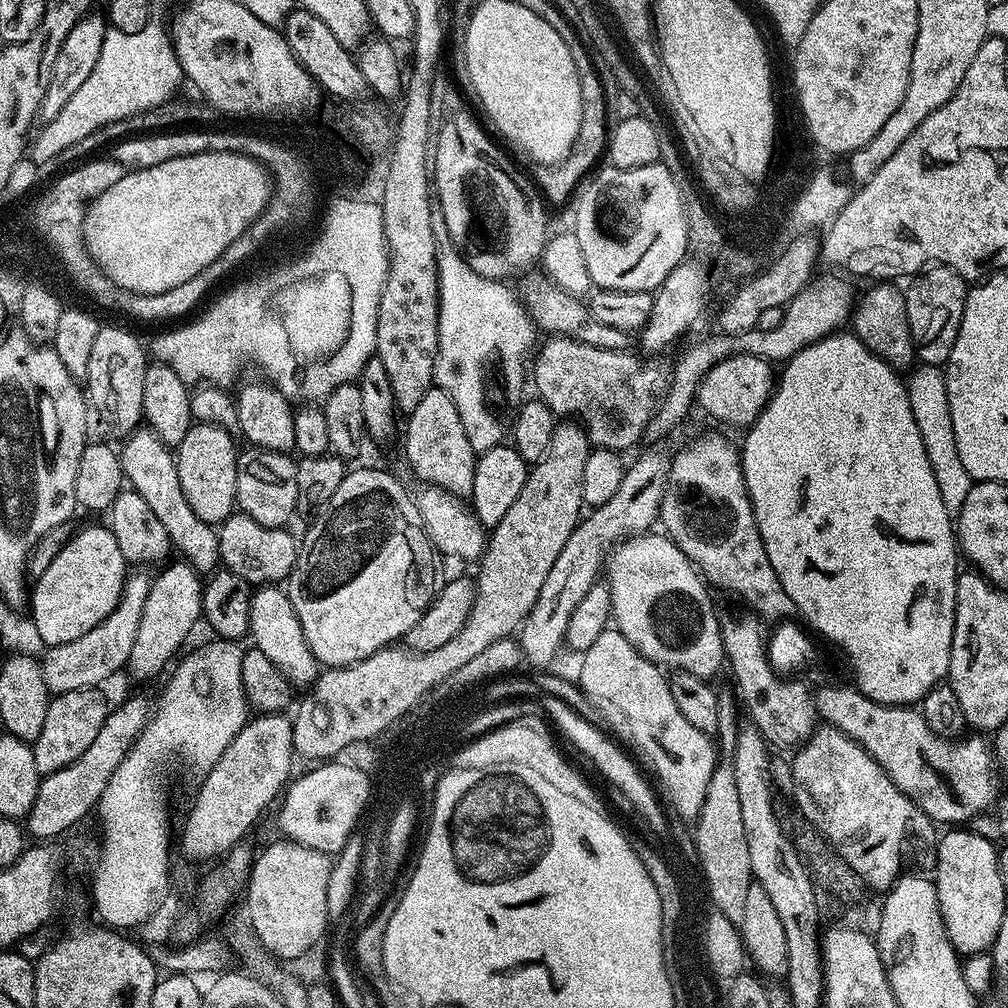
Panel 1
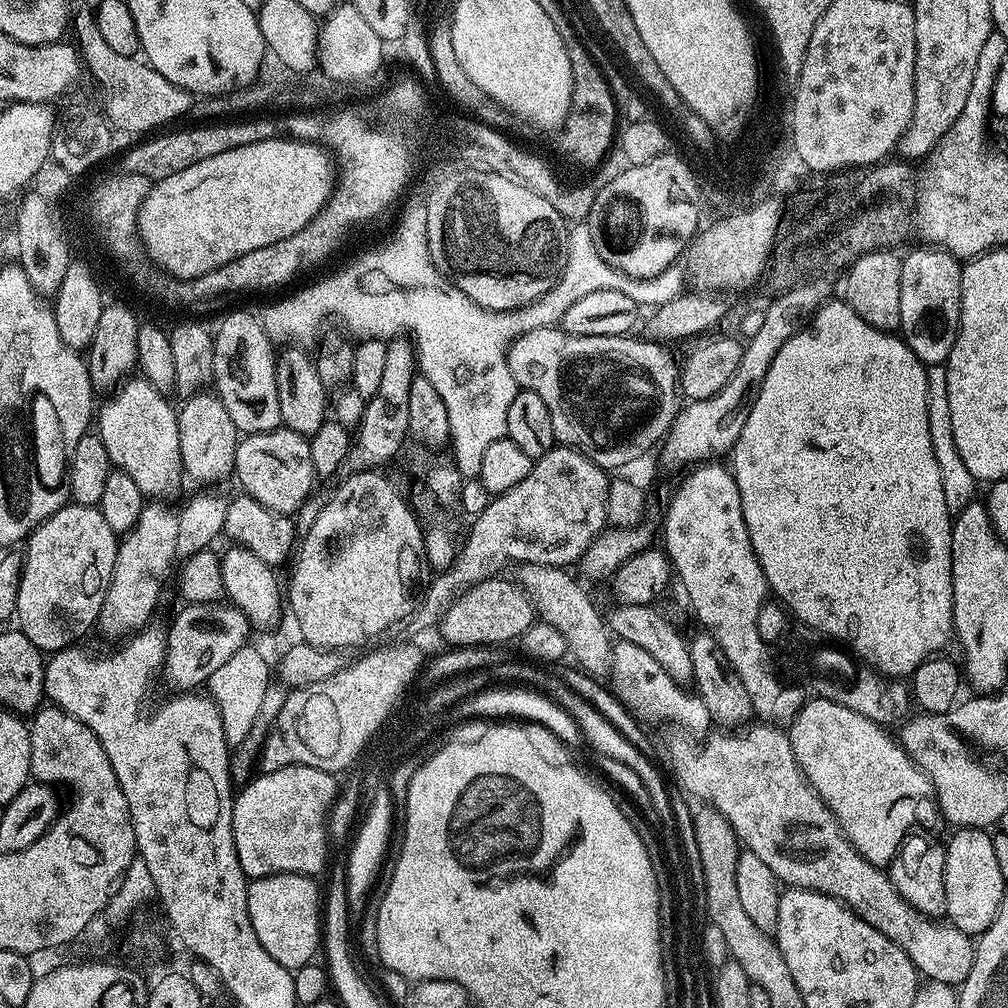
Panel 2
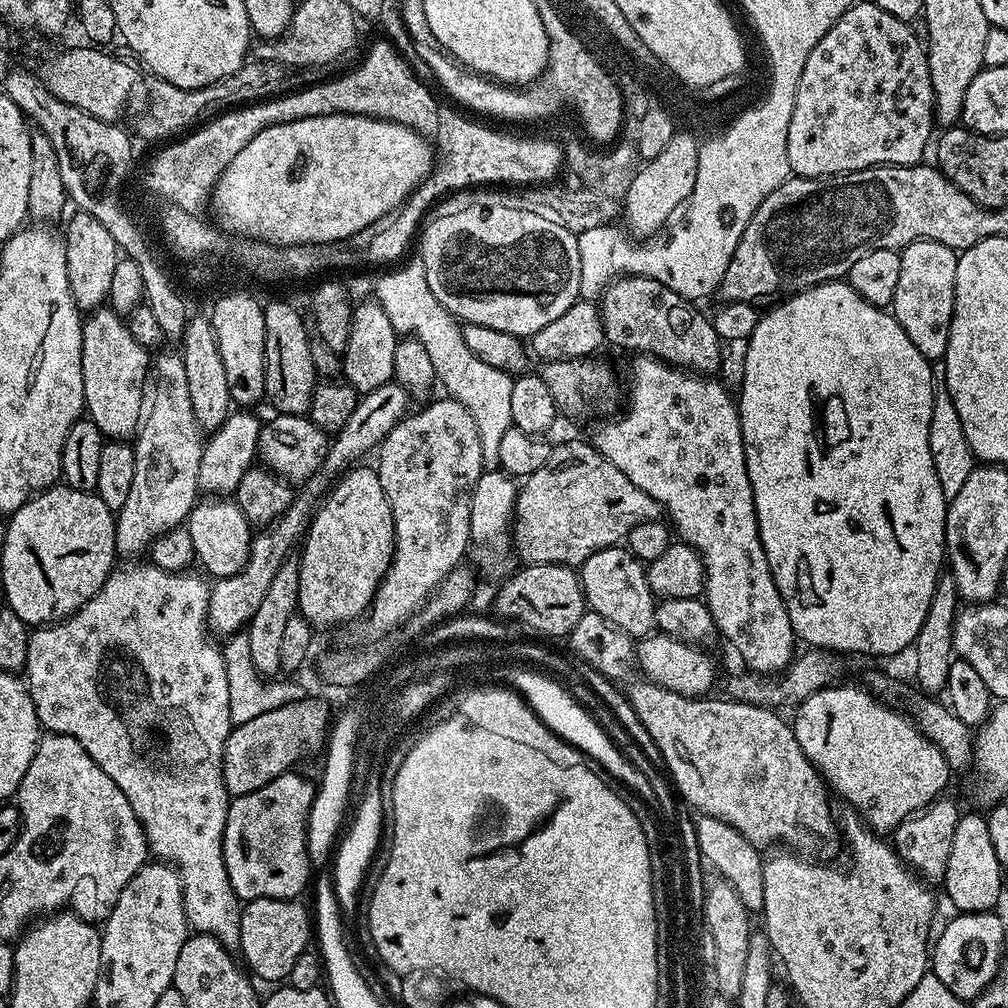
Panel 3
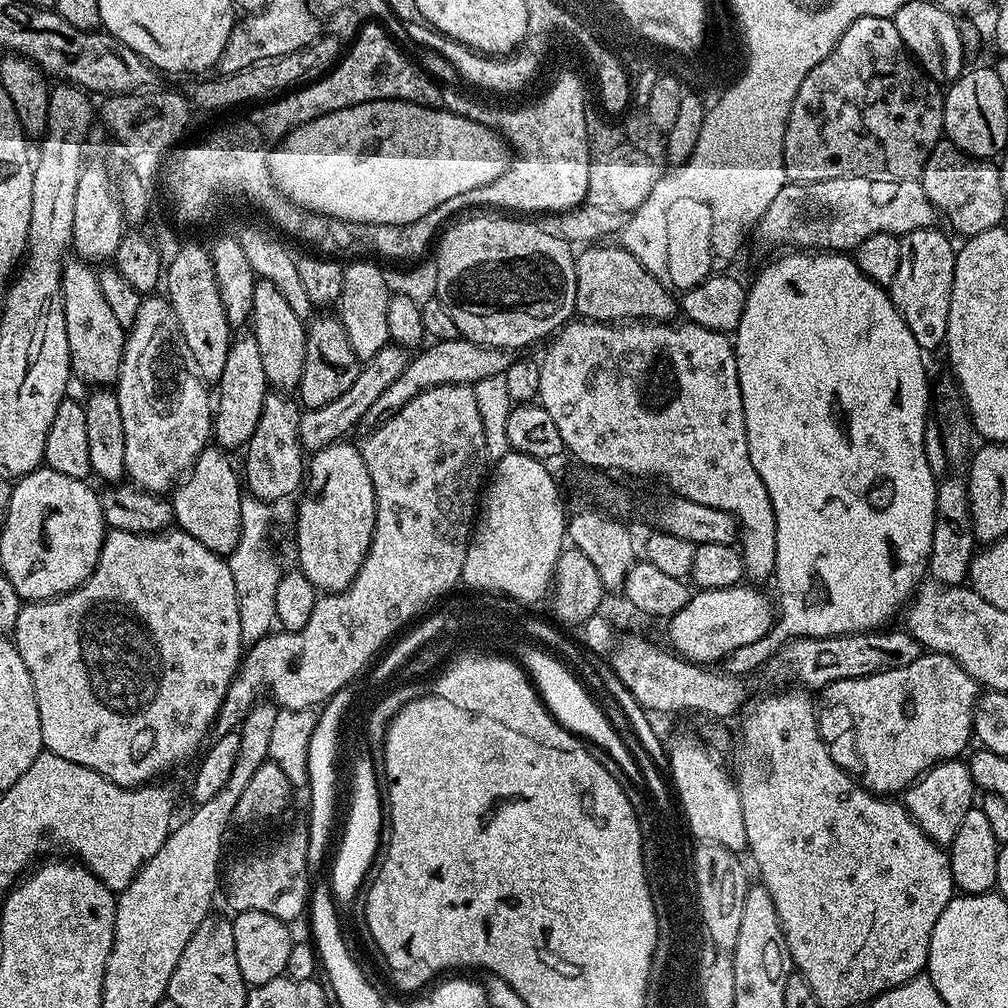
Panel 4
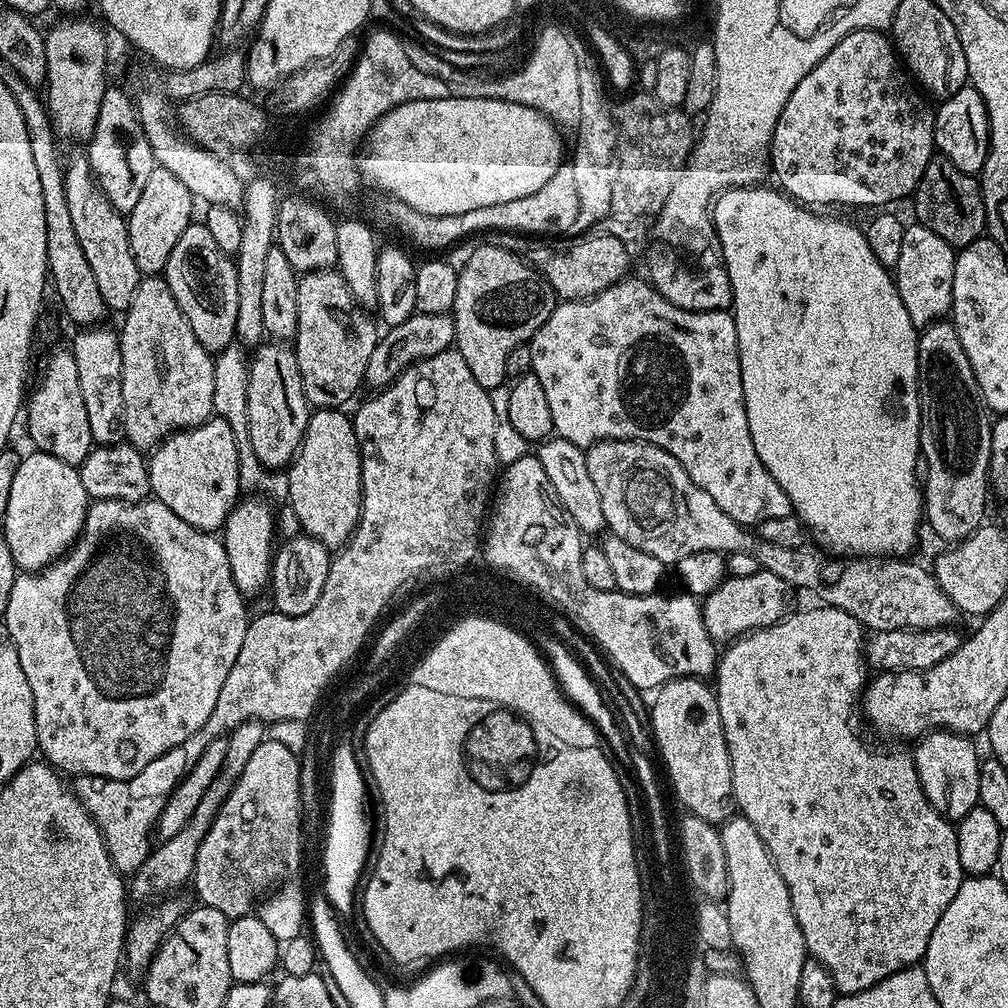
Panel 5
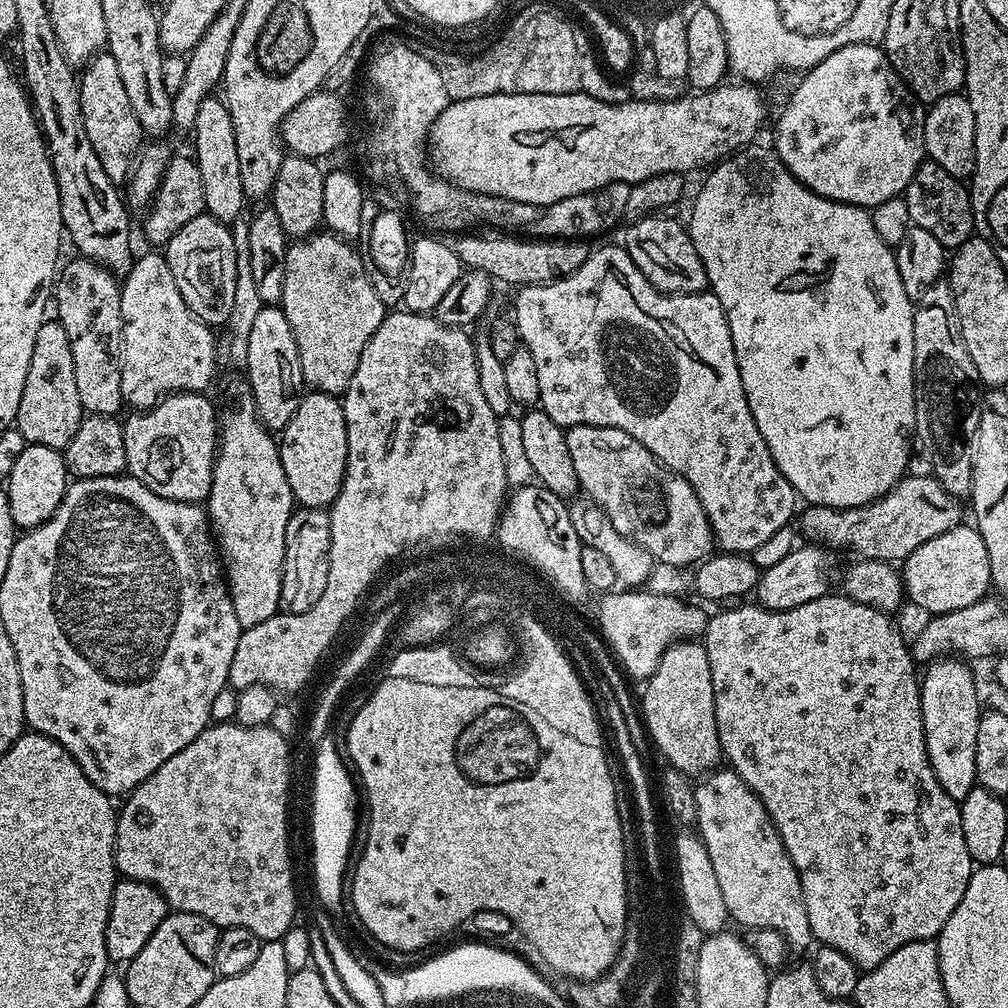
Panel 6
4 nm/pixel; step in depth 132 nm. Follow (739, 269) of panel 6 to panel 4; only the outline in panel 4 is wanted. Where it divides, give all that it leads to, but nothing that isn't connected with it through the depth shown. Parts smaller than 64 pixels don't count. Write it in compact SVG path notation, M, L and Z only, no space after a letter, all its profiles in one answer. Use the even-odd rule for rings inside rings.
M792 250L781 260L768 264L756 276L752 288L747 289L746 310L742 314L742 322L736 327L734 333L734 347L736 350L736 365L738 366L738 382L742 390L742 410L746 418L746 442L750 450L750 462L754 462L754 470L762 478L766 486L766 494L770 494L770 502L774 506L774 522L776 523L776 588L780 591L780 604L778 600L778 624L785 628L789 637L798 636L849 636L855 632L870 632L883 629L896 615L901 615L902 609L911 601L915 591L925 579L930 558L930 546L934 542L934 522L936 521L936 485L938 477L931 472L927 462L926 450L924 449L924 429L929 426L930 420L930 380L928 384L928 372L924 369L925 353L914 342L914 334L910 334L910 326L898 314L891 295L881 285L875 284L862 270L858 270L855 259L851 255L838 252L817 252L809 254L804 250Z

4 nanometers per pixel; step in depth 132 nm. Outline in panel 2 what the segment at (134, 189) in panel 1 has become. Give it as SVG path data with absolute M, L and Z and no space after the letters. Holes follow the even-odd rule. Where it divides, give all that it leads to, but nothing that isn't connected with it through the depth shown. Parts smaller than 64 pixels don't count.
M276 136L272 140L259 140L253 144L243 144L234 146L230 150L222 150L210 158L202 158L193 164L186 164L182 170L178 170L169 176L162 176L151 185L141 204L139 213L139 231L145 250L153 262L178 279L194 279L208 271L218 270L222 266L240 256L251 256L252 252L262 247L270 247L272 243L294 235L296 231L303 227L319 215L324 210L324 204L332 197L334 189L334 174L332 176L332 166L334 170L334 160L330 155L329 149L321 147L319 144L310 140L294 140L282 136Z

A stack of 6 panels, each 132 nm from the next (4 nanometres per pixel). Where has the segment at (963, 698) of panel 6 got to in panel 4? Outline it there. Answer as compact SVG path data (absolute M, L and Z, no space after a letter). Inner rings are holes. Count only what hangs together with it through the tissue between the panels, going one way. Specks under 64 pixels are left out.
M957 758L943 760L941 764L935 764L930 770L922 773L909 786L908 791L903 793L902 803L913 822L935 844L950 846L958 834L958 826L962 826L962 818L966 818L966 810L974 807L977 796L978 789L967 763L963 759Z

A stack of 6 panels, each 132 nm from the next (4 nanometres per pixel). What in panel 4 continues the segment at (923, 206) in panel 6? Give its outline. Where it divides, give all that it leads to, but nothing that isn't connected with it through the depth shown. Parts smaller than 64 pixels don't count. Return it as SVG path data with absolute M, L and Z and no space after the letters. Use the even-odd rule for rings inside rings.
M942 138L932 147L918 179L922 190L926 190L926 198L930 198L930 202L936 207L937 213L944 215L945 212L948 215L949 226L960 235L960 238L982 234L982 230L990 230L1003 221L1000 219L1004 216L1006 193L1002 190L999 167L986 160L970 158L961 148L954 147L947 138Z

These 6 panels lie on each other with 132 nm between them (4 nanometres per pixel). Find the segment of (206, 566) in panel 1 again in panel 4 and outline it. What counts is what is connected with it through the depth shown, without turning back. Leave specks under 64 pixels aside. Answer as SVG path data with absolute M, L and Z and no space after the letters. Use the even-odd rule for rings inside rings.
M65 259L62 270L62 302L66 318L66 342L70 346L70 362L75 379L96 384L92 386L115 385L124 358L126 329L118 326L118 318L114 318L114 313L102 294L97 269L89 261Z

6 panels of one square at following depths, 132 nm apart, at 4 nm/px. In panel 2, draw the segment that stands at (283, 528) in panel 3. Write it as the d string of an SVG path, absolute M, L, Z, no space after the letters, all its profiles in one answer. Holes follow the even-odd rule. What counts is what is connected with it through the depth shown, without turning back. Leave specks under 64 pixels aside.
M231 602L214 604L185 603L184 609L167 627L168 646L164 655L162 680L177 693L183 694L207 685L210 674L220 669L240 648L249 643L250 625L246 614Z

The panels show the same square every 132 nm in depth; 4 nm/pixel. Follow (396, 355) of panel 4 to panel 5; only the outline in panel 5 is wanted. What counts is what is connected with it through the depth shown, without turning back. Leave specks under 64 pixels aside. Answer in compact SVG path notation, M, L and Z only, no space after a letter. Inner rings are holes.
M447 311L429 316L423 314L411 316L406 322L388 328L385 333L385 336L383 333L377 339L374 354L370 354L370 362L366 362L364 384L372 387L372 390L379 390L387 384L393 384L412 364L426 358L434 358L434 354L449 351L456 342L454 318Z

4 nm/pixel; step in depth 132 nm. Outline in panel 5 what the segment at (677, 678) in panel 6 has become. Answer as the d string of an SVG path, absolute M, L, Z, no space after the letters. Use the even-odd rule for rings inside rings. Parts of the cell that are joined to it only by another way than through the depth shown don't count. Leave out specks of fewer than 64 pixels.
M682 676L659 689L652 704L650 736L664 759L677 798L684 803L683 811L719 826L734 812L732 771L716 694L704 684L707 683L703 679Z

